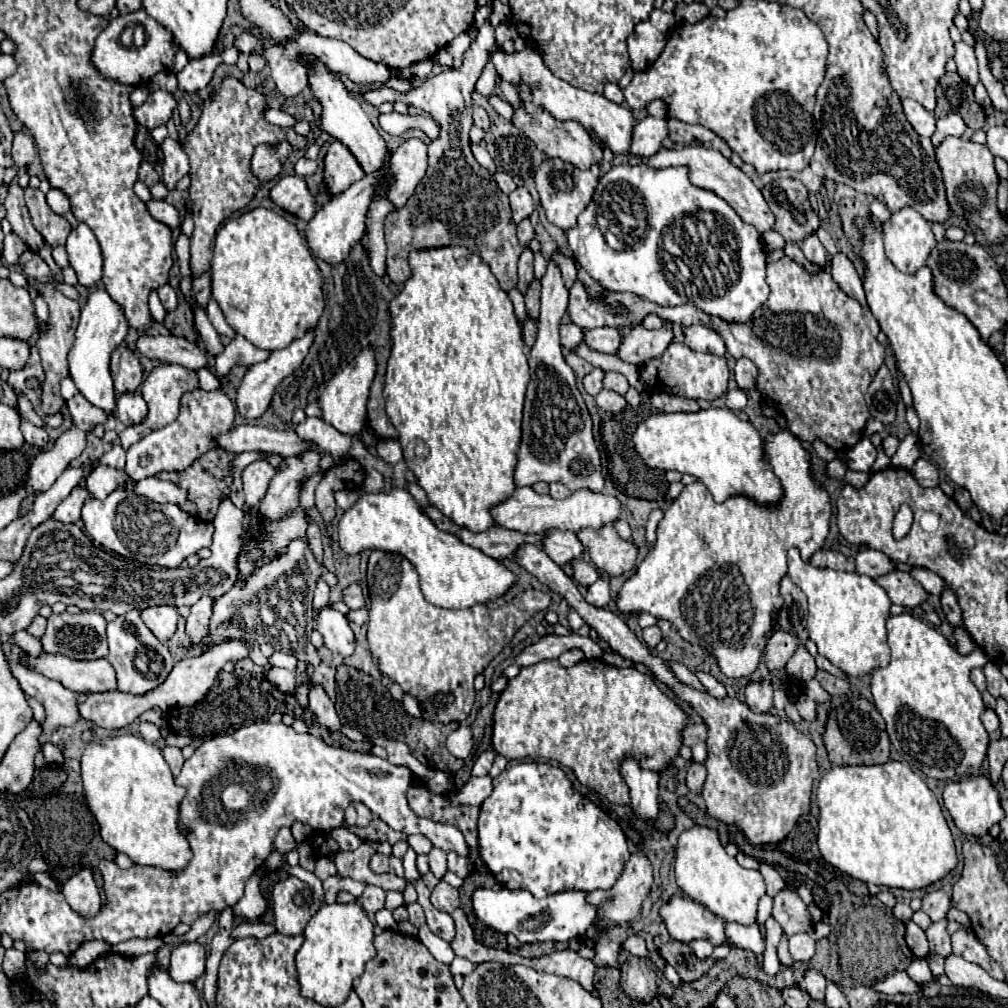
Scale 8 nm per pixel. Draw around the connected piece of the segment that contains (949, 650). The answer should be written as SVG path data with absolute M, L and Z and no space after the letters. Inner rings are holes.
M909 612L891 616L887 620L887 642L891 648L891 662L889 666L879 668L871 674L871 692L875 698L875 706L887 724L887 734L895 750L903 756L905 762L909 762L929 778L955 780L979 774L979 768L987 756L989 734L981 724L985 702L981 698L981 692L971 682L969 672L971 668L985 666L985 662L989 661L987 655L981 652L981 648L973 650L967 656L959 654L943 634L939 634L935 628L929 628Z

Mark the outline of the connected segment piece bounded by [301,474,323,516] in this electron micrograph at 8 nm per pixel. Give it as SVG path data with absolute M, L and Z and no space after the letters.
M315 474L315 476L311 476L311 478L305 482L303 490L301 490L301 508L303 508L305 516L309 516L311 508L315 506L315 498L313 498L313 492L315 492L315 486L319 484L319 480L321 480L321 478L323 478L323 474Z

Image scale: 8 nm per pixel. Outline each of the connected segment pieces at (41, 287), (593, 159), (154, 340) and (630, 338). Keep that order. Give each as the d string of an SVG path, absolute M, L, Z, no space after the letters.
M31 282L39 294L47 300L49 304L49 322L47 322L47 330L39 334L37 338L37 348L41 354L41 362L43 362L43 370L45 370L45 382L43 382L43 412L45 414L57 414L65 408L65 400L59 394L59 384L65 376L69 376L69 364L67 364L67 354L71 350L71 344L75 342L75 330L79 324L79 302L71 300L67 296L63 296L55 286L51 284L39 284L39 282Z
M519 84L519 96L523 100L523 108L515 110L515 118L513 118L513 124L525 134L529 136L537 148L549 156L549 158L561 158L563 162L569 162L569 164L575 164L579 170L587 170L591 168L591 164L599 164L601 162L601 148L599 144L591 138L591 134L579 124L579 122L561 122L561 120L555 120L549 112L543 112L541 108L533 106L531 102L531 94L529 94L529 88L525 84Z
M141 334L135 342L137 354L149 358L149 360L157 360L157 362L171 362L171 364L179 364L191 370L199 370L207 366L207 358L205 354L197 348L197 344L187 342L185 338L179 336L147 336Z
M635 326L623 336L623 344L619 348L619 358L627 364L645 364L647 360L661 356L665 348L671 344L673 332L669 328L647 330L643 326Z

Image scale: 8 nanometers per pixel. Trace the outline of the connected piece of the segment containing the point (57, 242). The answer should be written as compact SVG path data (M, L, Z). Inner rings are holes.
M27 186L25 188L25 202L27 202L27 208L31 212L33 224L43 234L45 242L51 248L65 246L65 240L71 232L71 224L67 222L67 218L51 212L51 208L45 200L45 194L39 188Z

